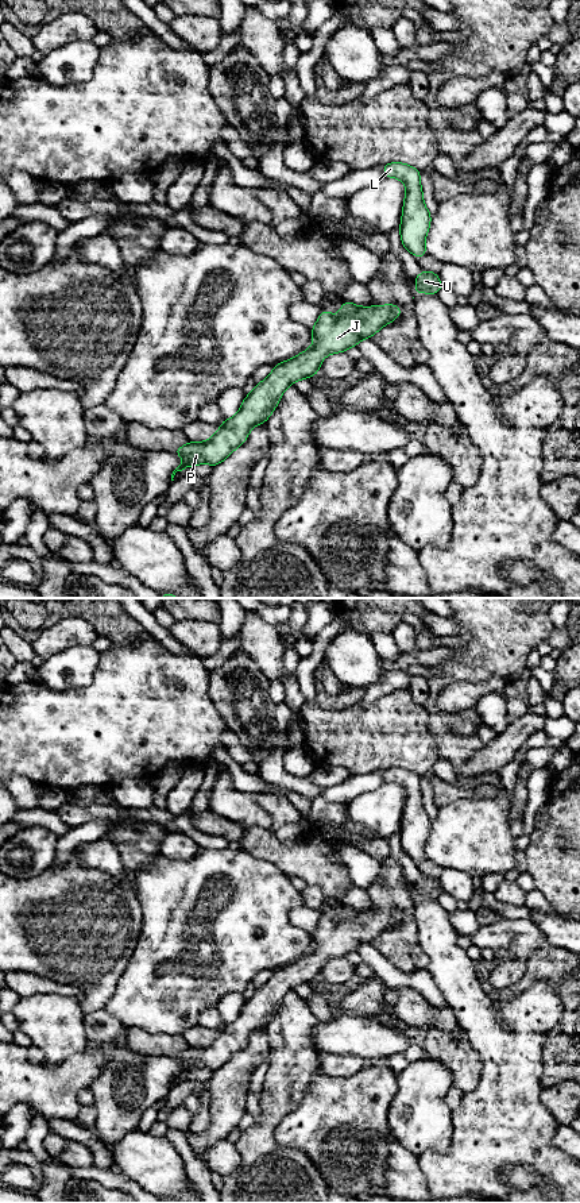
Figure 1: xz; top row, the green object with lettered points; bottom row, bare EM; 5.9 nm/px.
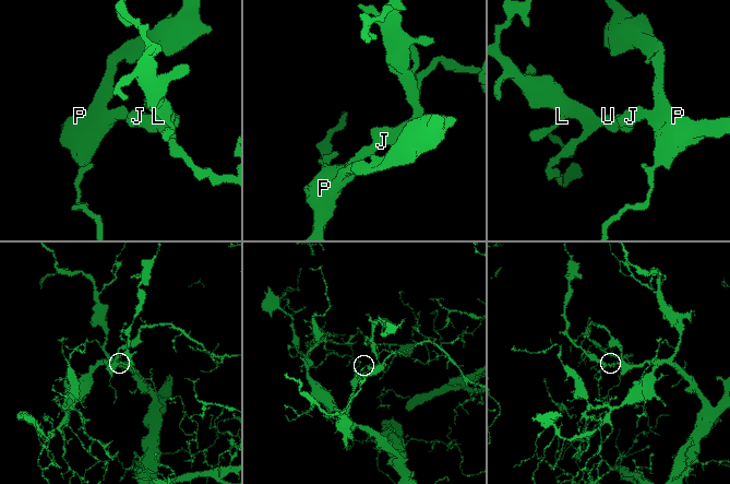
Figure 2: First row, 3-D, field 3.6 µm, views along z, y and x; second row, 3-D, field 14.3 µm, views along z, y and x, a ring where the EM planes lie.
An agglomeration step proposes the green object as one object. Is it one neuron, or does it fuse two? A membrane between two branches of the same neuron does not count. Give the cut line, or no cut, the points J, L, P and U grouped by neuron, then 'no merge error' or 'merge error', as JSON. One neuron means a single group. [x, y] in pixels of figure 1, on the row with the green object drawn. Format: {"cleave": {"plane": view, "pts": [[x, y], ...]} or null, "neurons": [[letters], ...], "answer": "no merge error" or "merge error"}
{"cleave": null, "neurons": [["J", "L", "P", "U"]], "answer": "no merge error"}

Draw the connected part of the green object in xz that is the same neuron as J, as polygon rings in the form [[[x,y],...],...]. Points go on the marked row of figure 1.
[[[343,301],[340,313],[337,316],[321,309],[320,317],[314,325],[313,346],[297,356],[283,360],[274,366],[274,370],[260,383],[255,385],[254,390],[245,396],[239,412],[225,419],[219,431],[208,442],[189,442],[185,446],[173,451],[173,454],[185,458],[171,474],[171,481],[177,471],[182,471],[190,466],[208,463],[216,467],[225,460],[237,447],[240,447],[248,437],[248,433],[258,424],[267,423],[270,415],[278,406],[282,393],[295,381],[310,378],[318,374],[321,362],[325,356],[336,352],[345,352],[351,347],[356,347],[363,339],[372,338],[380,328],[398,319],[402,313],[399,305],[375,305],[357,306],[351,301]]]

